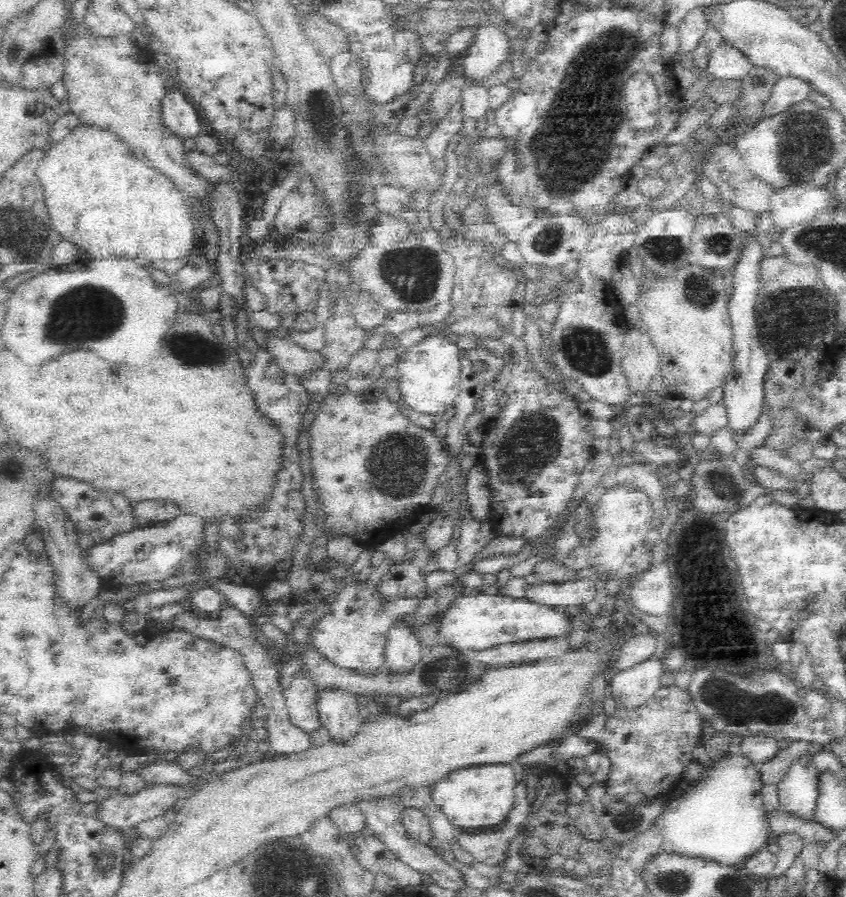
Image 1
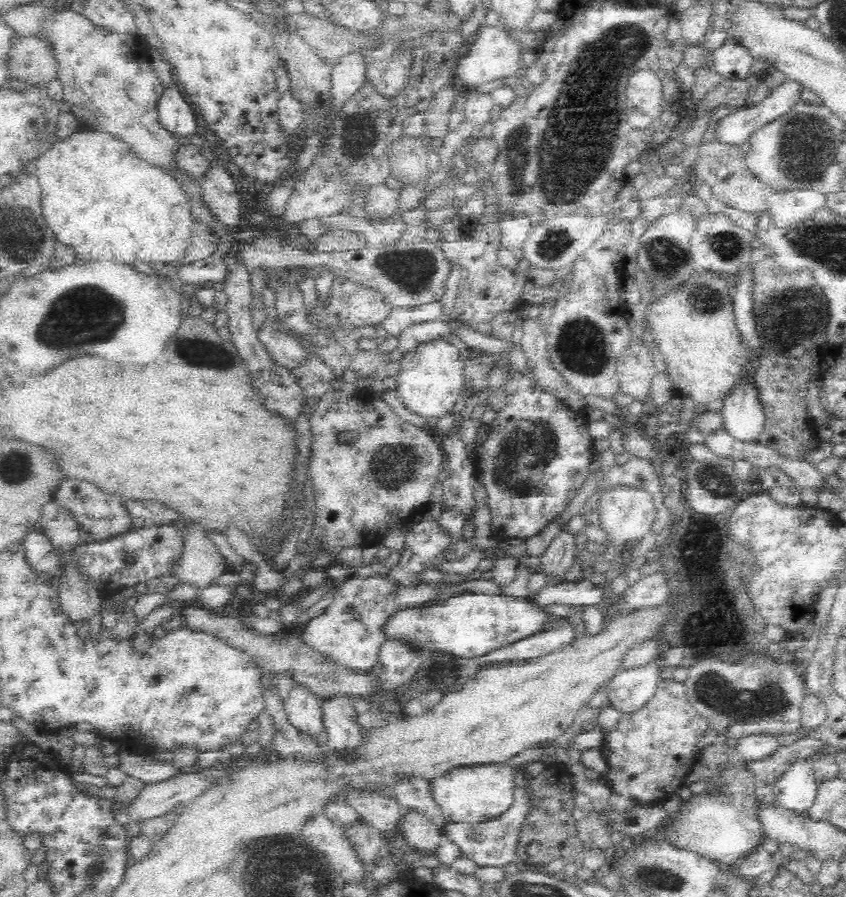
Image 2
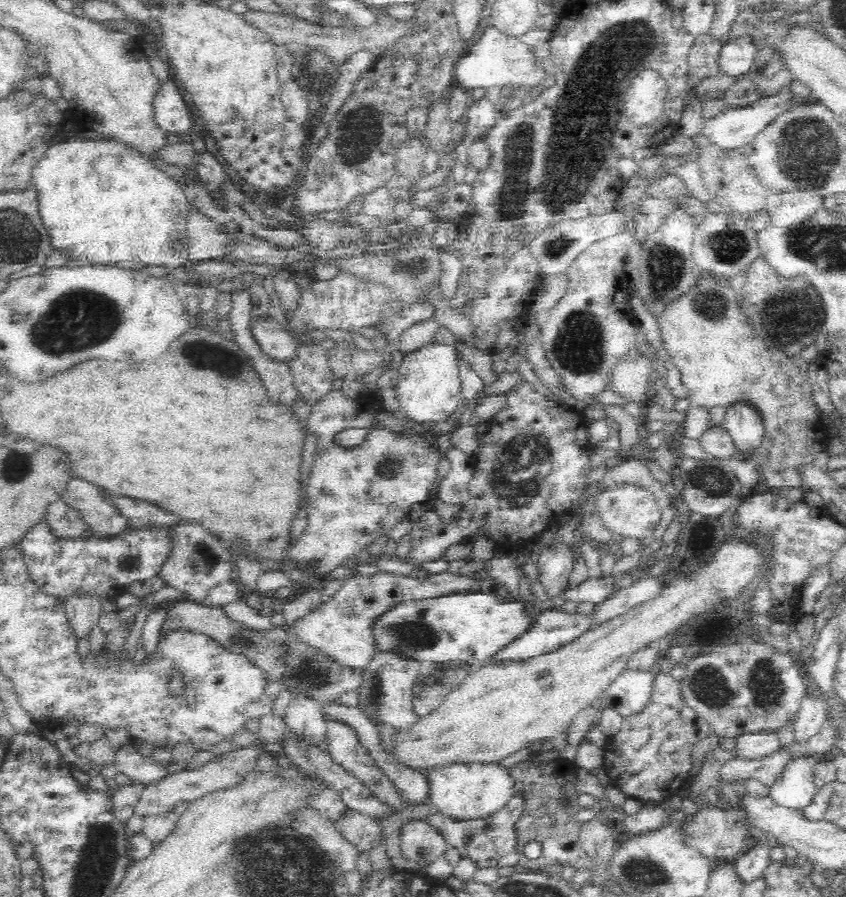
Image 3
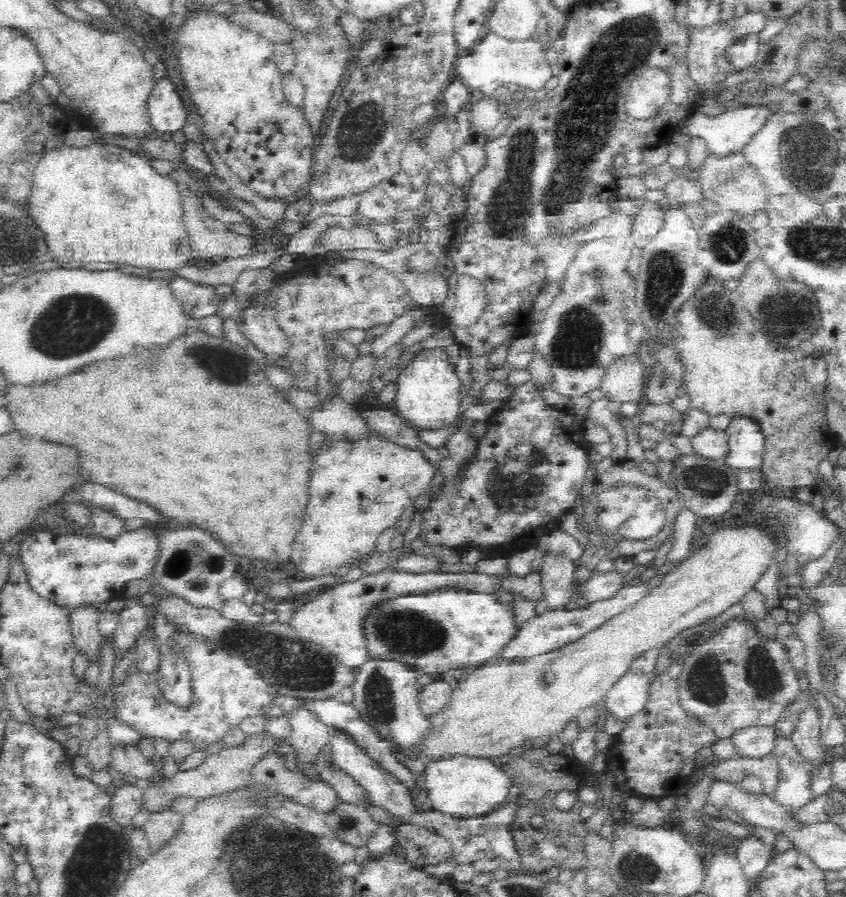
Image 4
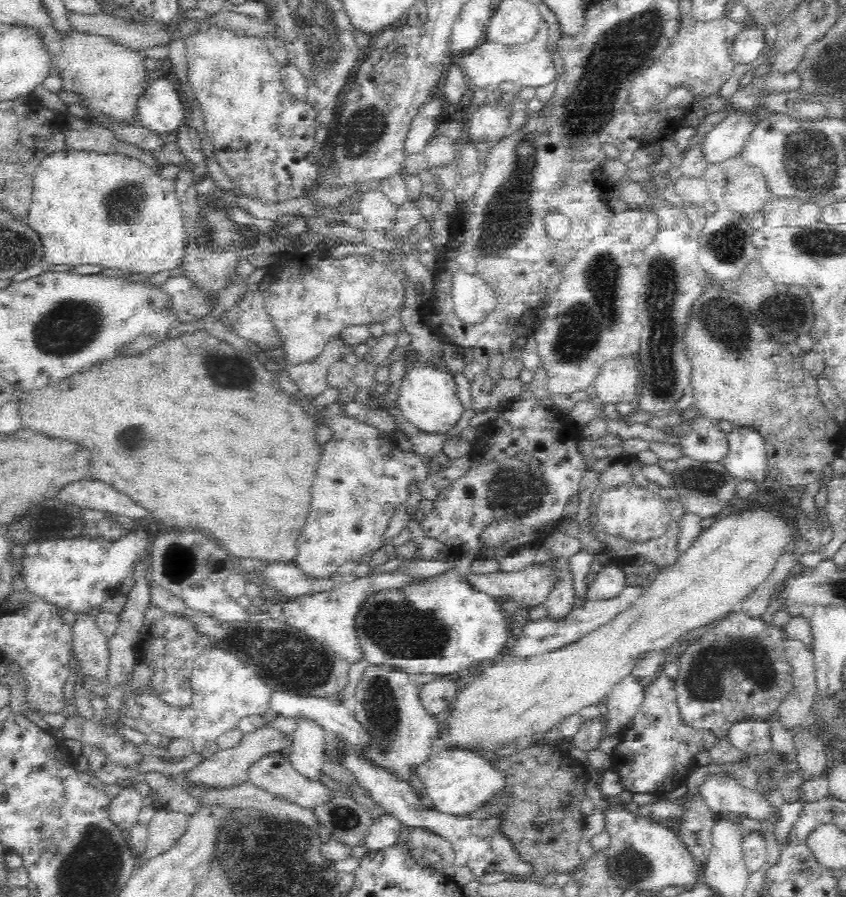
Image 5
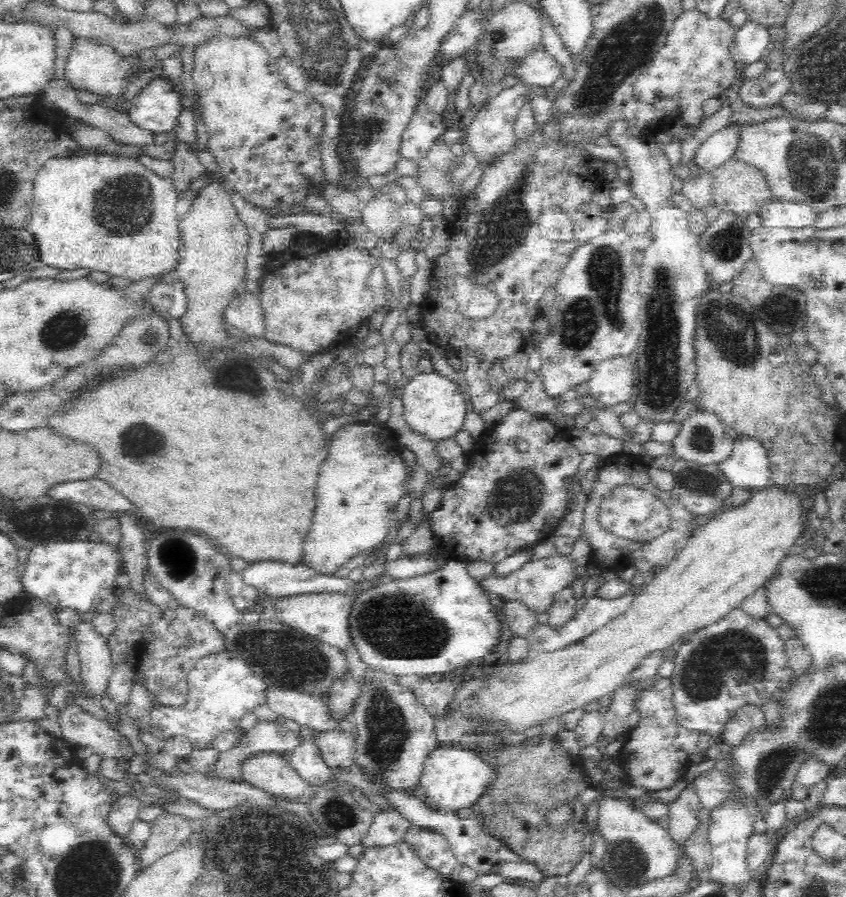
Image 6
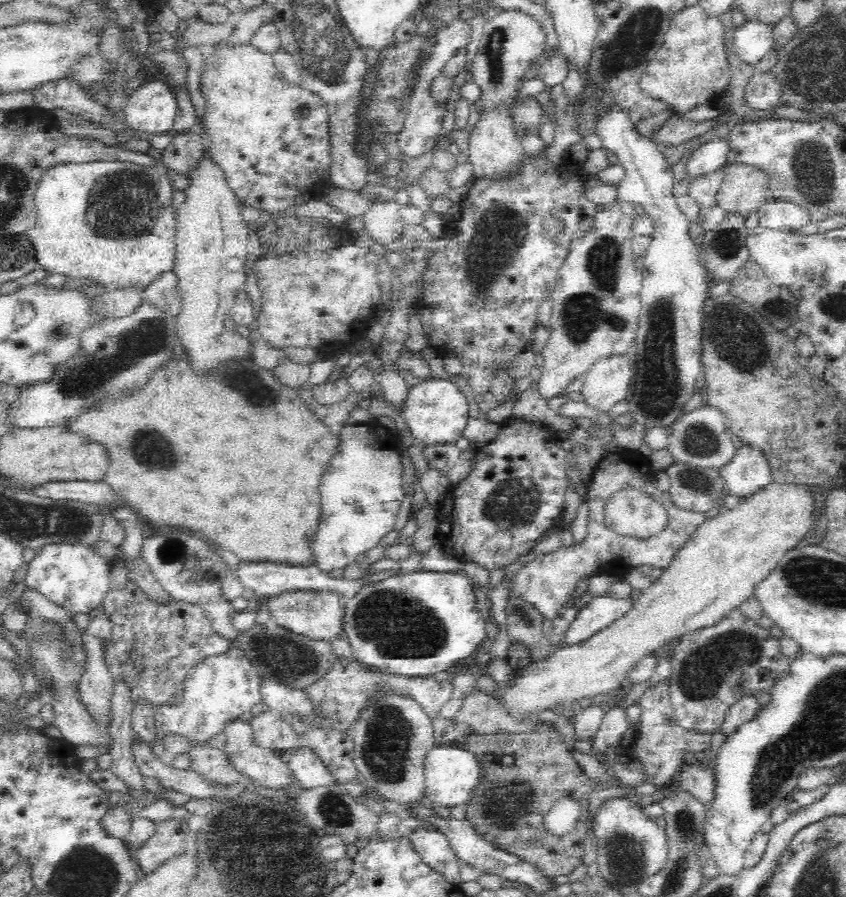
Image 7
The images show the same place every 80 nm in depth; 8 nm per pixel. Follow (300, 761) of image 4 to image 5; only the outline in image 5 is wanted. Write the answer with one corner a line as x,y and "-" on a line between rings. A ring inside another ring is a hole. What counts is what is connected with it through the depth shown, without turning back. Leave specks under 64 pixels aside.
308,717
295,718
296,730
288,736
290,744
290,754
287,757
290,764
301,774
313,781
318,781
322,776
322,767
325,758
326,742
329,734

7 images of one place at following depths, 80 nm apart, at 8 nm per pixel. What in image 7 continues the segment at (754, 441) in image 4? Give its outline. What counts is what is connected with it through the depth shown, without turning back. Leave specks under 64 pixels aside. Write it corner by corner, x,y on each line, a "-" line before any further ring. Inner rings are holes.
742,443
726,465
719,468
728,494
744,499
773,481
769,460
758,446

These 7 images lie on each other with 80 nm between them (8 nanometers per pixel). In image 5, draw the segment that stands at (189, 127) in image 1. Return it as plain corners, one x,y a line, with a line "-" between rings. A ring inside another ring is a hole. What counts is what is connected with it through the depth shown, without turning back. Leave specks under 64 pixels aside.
160,76
138,101
140,125
159,133
172,133
185,123
186,108
174,84

